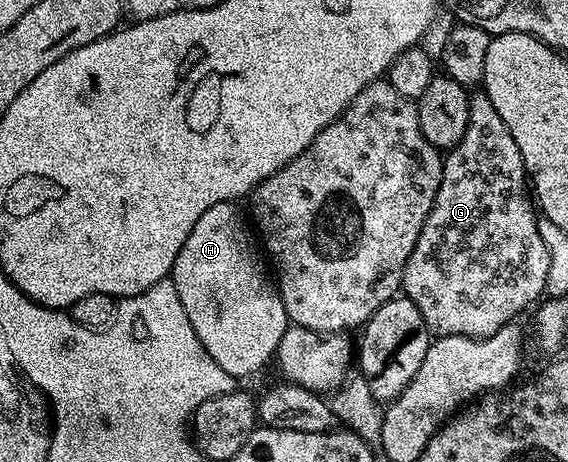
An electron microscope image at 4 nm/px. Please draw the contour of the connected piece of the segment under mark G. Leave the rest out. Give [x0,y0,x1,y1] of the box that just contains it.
[402,90,549,340]

